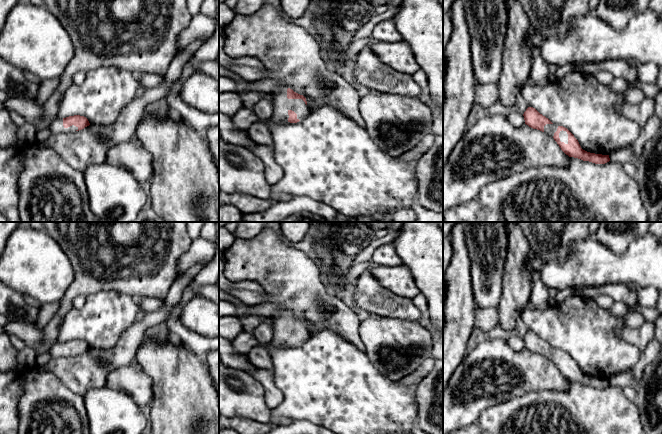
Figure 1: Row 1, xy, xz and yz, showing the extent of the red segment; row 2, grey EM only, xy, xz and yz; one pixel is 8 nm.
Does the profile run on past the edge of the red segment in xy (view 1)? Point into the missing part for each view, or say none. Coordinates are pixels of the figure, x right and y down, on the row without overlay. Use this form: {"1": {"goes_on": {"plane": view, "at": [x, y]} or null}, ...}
{"1": {"goes_on": {"plane": "xy", "at": [56, 351]}}}

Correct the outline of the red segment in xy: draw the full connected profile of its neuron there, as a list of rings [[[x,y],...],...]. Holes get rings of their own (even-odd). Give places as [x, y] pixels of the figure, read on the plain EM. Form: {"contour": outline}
{"contour": [[[74,339],[63,343],[55,343],[49,350],[52,358],[75,356],[89,350],[88,343],[84,340]]]}

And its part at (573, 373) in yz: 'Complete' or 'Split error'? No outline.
Split error

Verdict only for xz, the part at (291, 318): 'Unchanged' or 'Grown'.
Grown

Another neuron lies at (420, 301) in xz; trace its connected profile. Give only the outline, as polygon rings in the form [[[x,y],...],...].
[[[419,293],[412,299],[414,305],[421,311],[424,317],[427,317],[428,314],[428,303],[427,299],[422,293]]]

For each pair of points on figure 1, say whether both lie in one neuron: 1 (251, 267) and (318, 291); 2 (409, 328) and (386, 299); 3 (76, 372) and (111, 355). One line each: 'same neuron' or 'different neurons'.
1: same neuron
2: different neurons
3: same neuron

